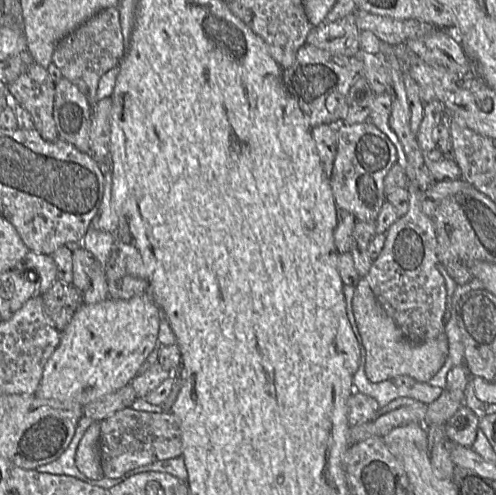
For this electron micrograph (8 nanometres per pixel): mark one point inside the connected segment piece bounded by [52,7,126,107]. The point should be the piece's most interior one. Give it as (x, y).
(83, 56)

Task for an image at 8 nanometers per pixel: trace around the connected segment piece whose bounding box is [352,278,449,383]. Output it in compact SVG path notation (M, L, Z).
M361 278L355 288L352 311L359 330L360 358L362 345L365 349L365 373L369 381L381 383L409 376L418 383L428 383L444 365L449 353L445 333L420 343L409 340L380 305L366 278Z

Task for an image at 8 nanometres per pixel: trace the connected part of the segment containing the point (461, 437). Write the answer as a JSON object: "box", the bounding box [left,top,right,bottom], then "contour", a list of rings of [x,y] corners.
{"box":[445,405,480,448],"contour":[[[462,405],[445,424],[449,441],[463,447],[472,448],[479,430],[480,419],[475,413]]]}

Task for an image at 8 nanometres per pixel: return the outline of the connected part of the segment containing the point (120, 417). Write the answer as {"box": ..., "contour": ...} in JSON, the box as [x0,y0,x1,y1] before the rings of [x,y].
{"box":[100,408,181,479],"contour":[[[125,408],[100,422],[100,462],[104,478],[116,479],[130,470],[156,461],[181,457],[181,429],[178,418],[170,412],[151,413]]]}

